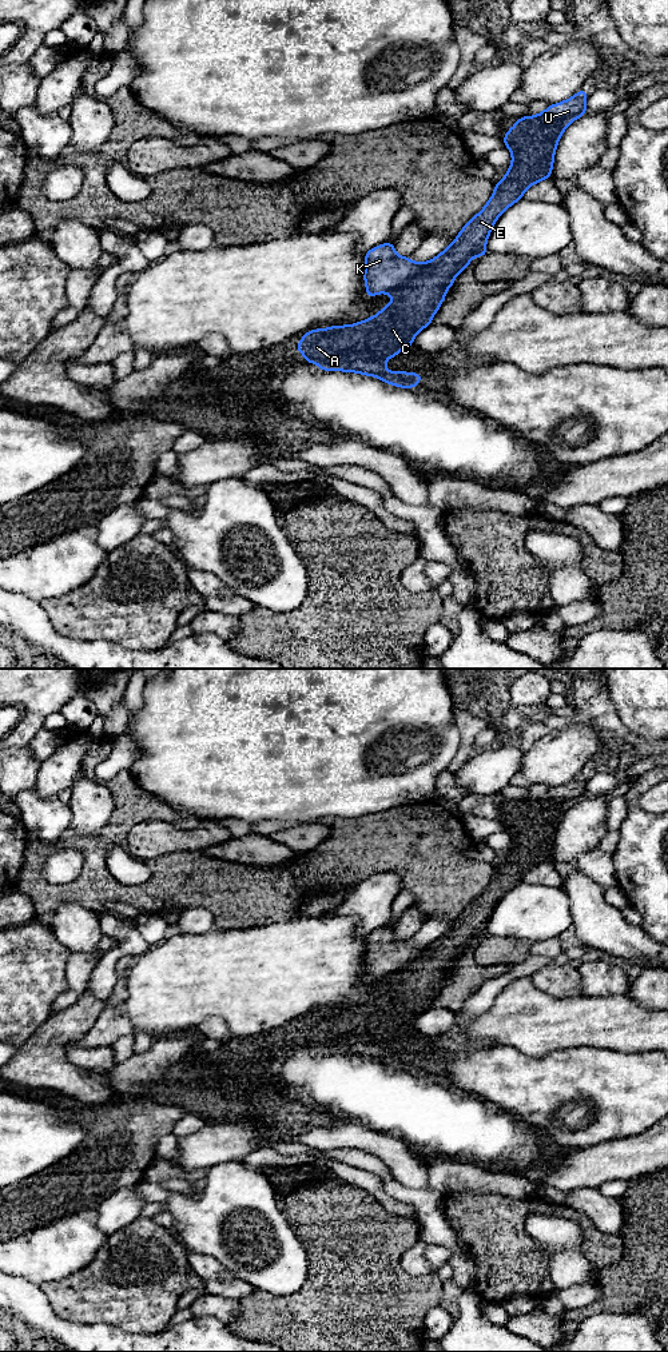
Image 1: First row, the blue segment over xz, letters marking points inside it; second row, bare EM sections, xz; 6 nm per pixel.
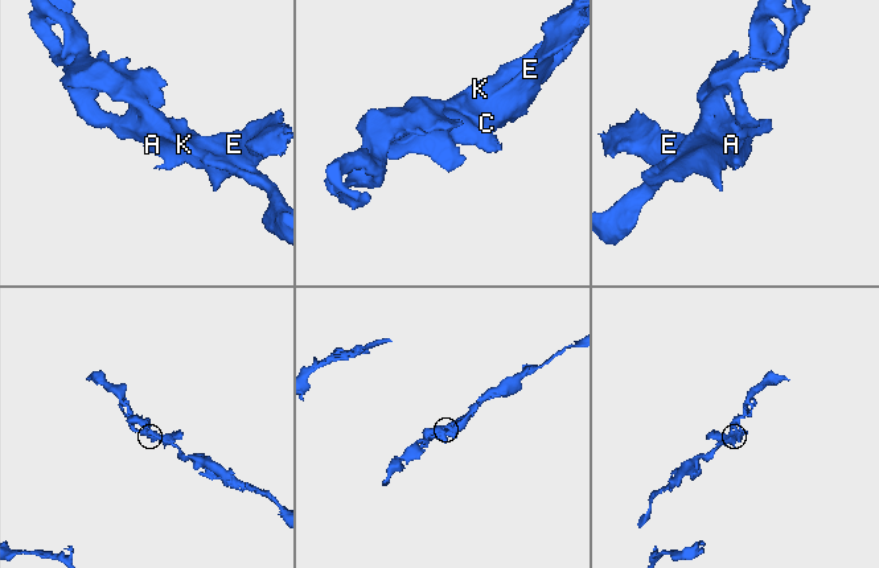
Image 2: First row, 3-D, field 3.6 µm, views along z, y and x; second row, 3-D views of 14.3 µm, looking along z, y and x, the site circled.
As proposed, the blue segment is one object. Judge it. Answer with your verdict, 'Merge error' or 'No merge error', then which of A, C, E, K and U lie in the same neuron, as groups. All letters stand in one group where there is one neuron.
Merge error. Groups: A C E U / K

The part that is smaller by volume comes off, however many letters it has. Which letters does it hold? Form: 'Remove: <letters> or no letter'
Remove: A, C, E, U

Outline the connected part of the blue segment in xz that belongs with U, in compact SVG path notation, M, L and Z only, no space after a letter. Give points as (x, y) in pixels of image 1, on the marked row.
M580 89L572 97L549 104L533 116L521 116L502 137L512 153L512 163L502 180L497 182L490 199L458 232L457 238L436 258L428 262L420 274L405 282L386 296L395 296L374 316L354 324L331 326L307 331L295 346L306 363L317 363L321 371L355 372L375 376L381 382L401 388L414 388L424 374L387 371L386 359L397 358L398 352L413 346L415 335L432 324L433 316L446 298L448 290L454 284L457 275L464 271L473 256L478 260L488 254L486 242L497 219L514 203L524 198L524 192L536 183L552 178L554 152L566 127L572 121L589 113L585 108L587 89Z

